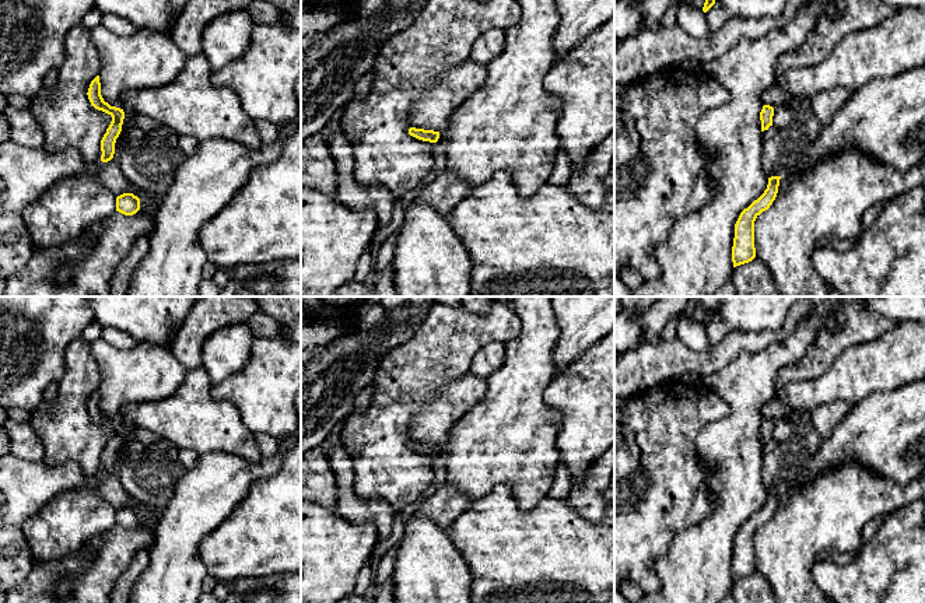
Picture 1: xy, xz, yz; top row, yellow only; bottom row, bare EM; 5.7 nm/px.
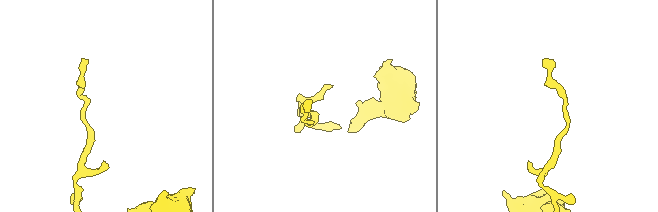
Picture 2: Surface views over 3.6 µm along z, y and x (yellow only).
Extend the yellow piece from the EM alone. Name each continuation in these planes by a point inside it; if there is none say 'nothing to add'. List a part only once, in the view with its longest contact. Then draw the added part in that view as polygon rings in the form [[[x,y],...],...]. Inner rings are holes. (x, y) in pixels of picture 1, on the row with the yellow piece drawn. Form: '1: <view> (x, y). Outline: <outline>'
nothing to add

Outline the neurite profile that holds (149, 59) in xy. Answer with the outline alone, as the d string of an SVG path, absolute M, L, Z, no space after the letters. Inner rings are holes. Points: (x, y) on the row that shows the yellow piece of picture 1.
M104 25L90 31L91 41L99 55L101 95L111 106L125 112L122 132L115 143L113 158L97 166L99 183L116 197L123 193L141 194L119 168L126 133L134 129L134 112L122 104L127 91L158 88L169 84L185 67L188 55L181 50L171 34L143 28L132 36L122 38Z

